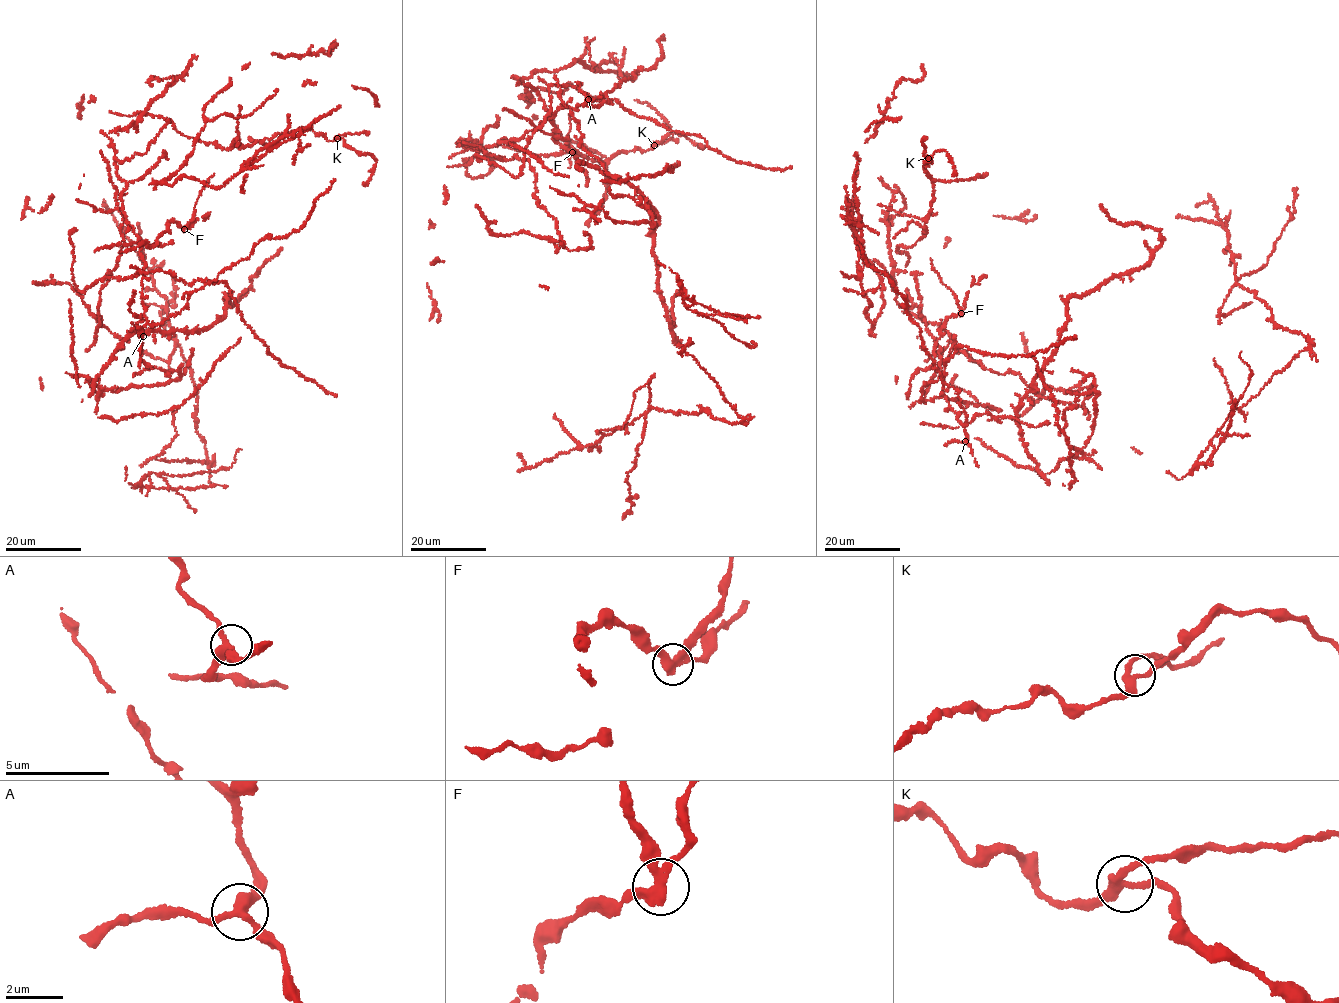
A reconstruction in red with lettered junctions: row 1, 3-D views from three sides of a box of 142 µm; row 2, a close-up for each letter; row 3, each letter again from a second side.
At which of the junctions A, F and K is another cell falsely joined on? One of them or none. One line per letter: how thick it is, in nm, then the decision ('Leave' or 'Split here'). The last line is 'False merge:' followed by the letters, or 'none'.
A: Thickness 320 nm. Leave
F: Thickness 320 nm. Split here
K: Thickness 300 nm. Leave
False merge: F

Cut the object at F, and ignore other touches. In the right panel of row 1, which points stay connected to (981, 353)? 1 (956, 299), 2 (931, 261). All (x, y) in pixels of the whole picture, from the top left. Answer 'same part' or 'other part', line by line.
1: other part
2: other part

